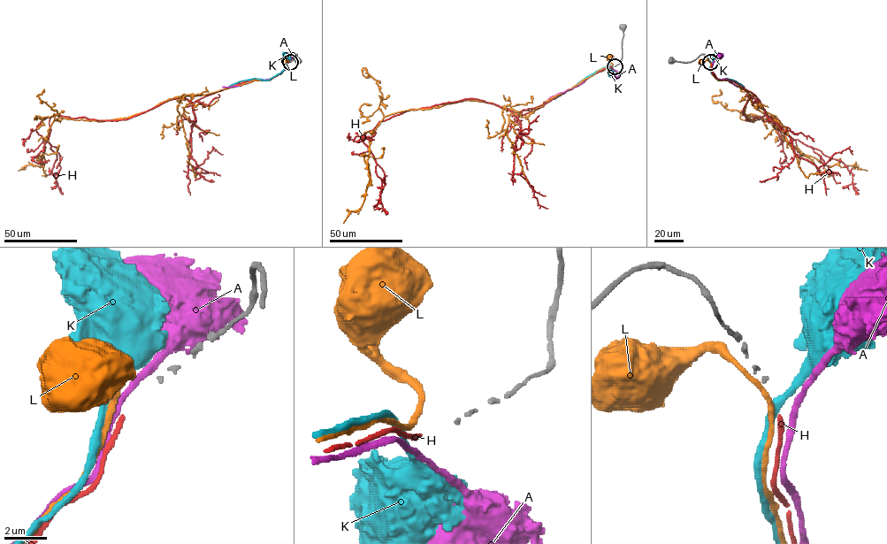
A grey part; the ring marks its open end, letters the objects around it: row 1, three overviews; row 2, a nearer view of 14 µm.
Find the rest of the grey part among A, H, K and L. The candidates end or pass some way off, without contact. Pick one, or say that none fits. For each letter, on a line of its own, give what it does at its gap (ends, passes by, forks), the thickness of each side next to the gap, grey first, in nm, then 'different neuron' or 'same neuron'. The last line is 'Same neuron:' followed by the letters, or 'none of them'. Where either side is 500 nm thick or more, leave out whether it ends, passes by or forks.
A: it passes by; calibres 80 and 280 nm; different neuron
H: it ends; calibres 80 and 240 nm; different neuron
K: it passes by; calibres 80 and 360 nm; different neuron
L: it passes by; calibres 80 and 240 nm; different neuron
Same neuron: none of them

